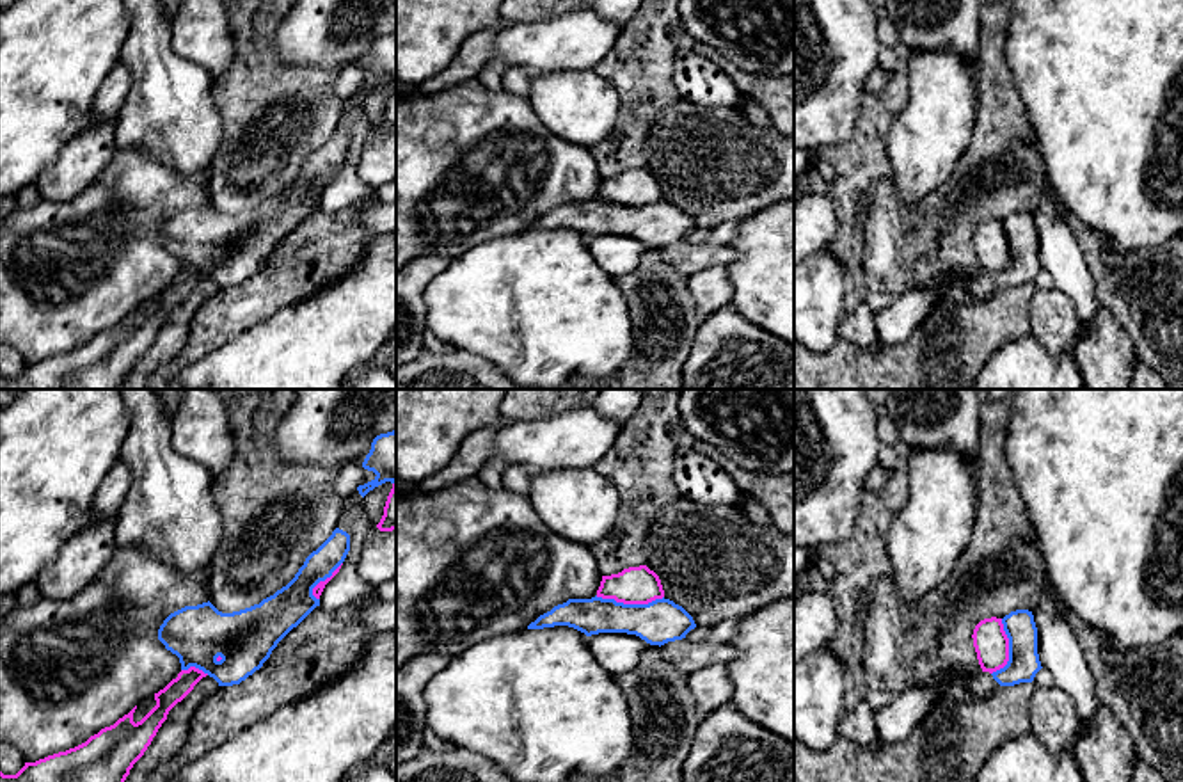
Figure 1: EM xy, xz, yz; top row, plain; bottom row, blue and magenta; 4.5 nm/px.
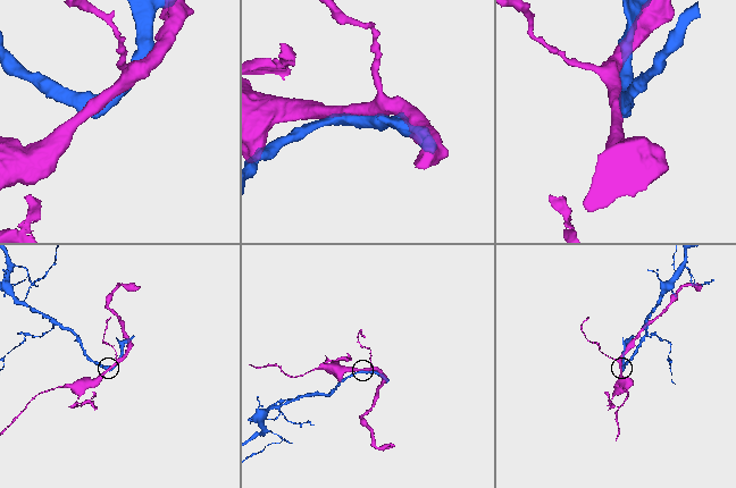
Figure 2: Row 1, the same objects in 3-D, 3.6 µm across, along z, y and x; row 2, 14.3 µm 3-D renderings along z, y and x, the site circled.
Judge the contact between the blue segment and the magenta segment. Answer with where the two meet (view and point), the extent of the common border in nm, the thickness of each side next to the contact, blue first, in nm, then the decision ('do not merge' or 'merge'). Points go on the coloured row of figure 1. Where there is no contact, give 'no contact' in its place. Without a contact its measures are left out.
xz (629, 605) | 320 nm | 200/180 nm | do not merge

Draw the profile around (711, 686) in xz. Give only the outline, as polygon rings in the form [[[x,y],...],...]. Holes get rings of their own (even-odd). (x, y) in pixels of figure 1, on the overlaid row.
[[[711,663],[705,668],[691,672],[687,686],[702,718],[732,702],[734,684],[725,663]]]

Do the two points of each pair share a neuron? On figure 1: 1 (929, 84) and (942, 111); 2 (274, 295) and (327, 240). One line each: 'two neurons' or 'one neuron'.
1: one neuron
2: one neuron

